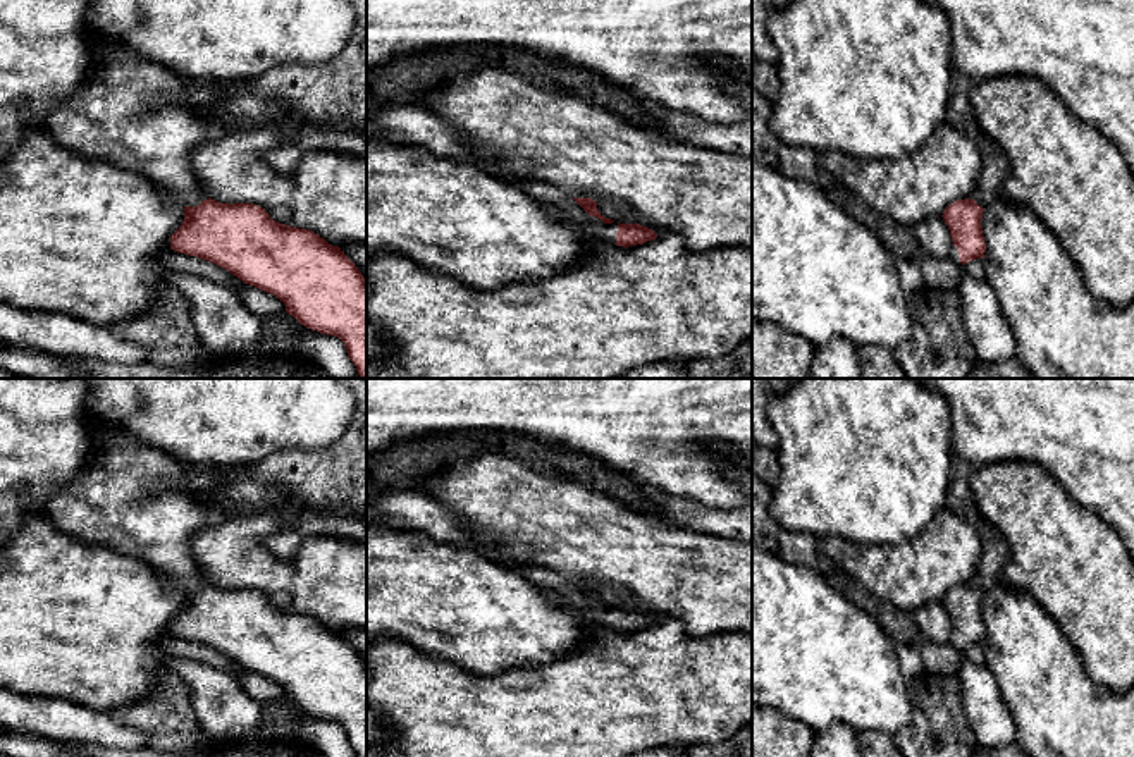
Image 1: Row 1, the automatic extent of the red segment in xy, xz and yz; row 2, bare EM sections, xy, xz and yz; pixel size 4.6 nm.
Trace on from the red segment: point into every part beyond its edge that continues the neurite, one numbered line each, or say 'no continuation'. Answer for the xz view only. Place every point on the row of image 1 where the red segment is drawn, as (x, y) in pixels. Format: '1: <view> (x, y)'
1: xz (558, 200)

